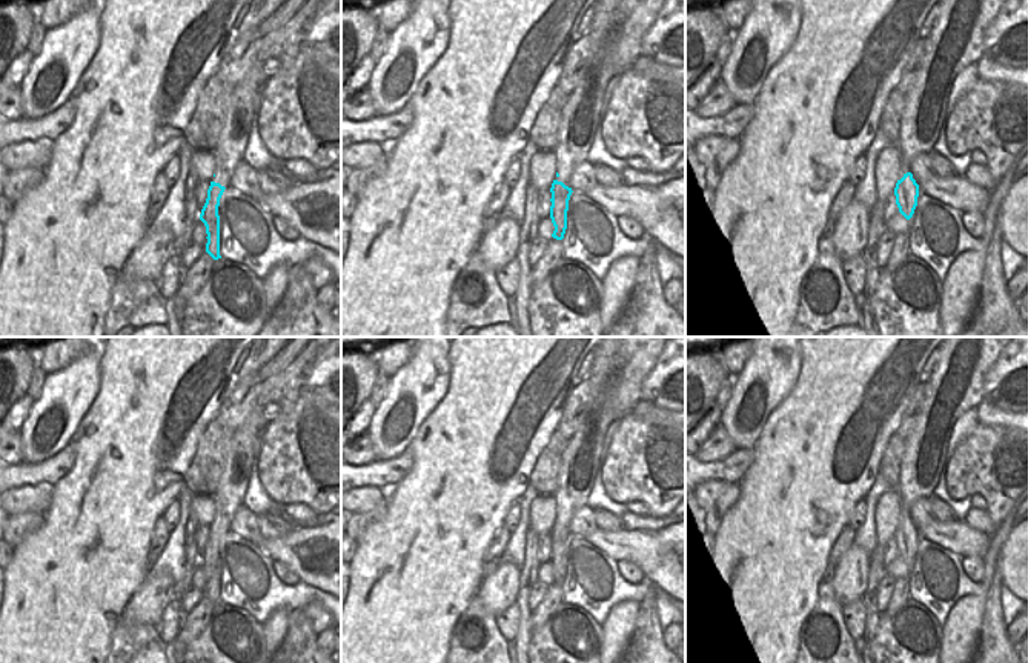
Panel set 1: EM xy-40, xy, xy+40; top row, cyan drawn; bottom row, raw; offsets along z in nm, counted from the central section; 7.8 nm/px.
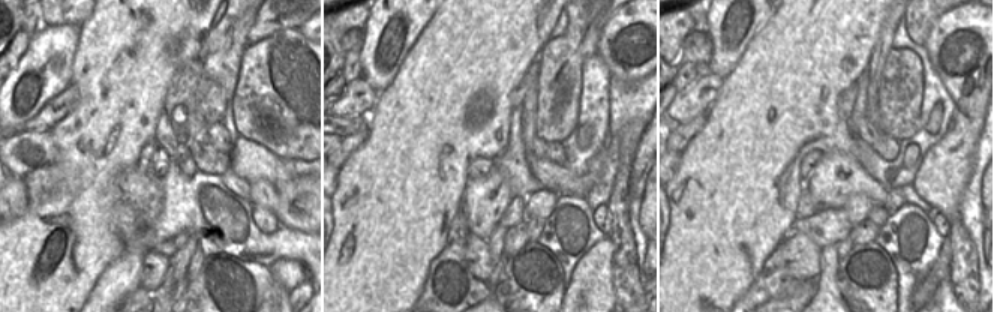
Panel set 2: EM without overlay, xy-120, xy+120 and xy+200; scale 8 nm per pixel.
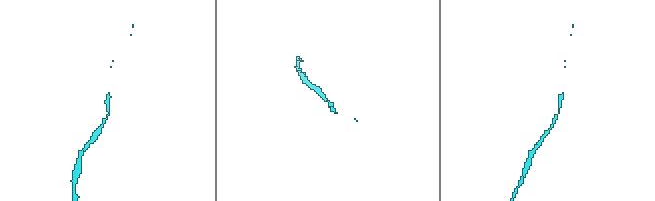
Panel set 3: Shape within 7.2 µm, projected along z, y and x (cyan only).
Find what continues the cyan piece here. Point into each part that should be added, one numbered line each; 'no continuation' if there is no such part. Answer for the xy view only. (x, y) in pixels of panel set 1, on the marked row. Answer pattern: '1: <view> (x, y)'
no continuation

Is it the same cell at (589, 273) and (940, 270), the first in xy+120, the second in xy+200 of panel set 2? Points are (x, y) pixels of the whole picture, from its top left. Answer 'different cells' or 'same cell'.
same cell

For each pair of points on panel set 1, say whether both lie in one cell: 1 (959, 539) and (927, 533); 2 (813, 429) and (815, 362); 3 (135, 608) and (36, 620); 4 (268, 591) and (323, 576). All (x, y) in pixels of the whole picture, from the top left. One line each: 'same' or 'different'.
1: same
2: same
3: different
4: different

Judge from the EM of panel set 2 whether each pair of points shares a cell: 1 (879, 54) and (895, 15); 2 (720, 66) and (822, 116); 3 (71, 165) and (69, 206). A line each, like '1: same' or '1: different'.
1: same
2: different
3: same

